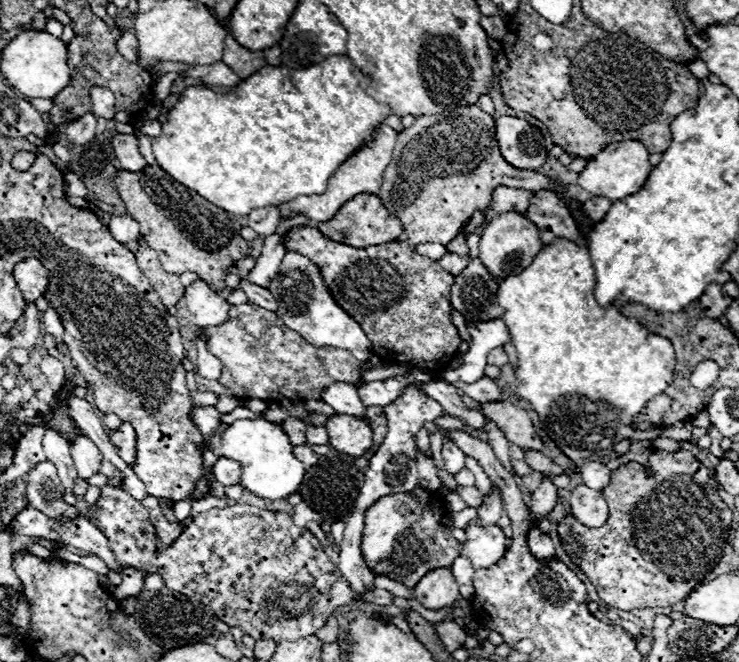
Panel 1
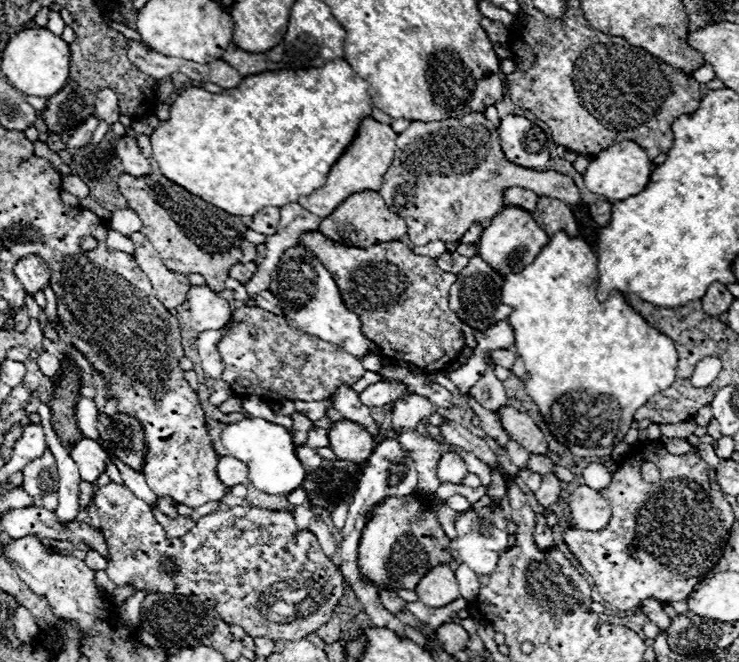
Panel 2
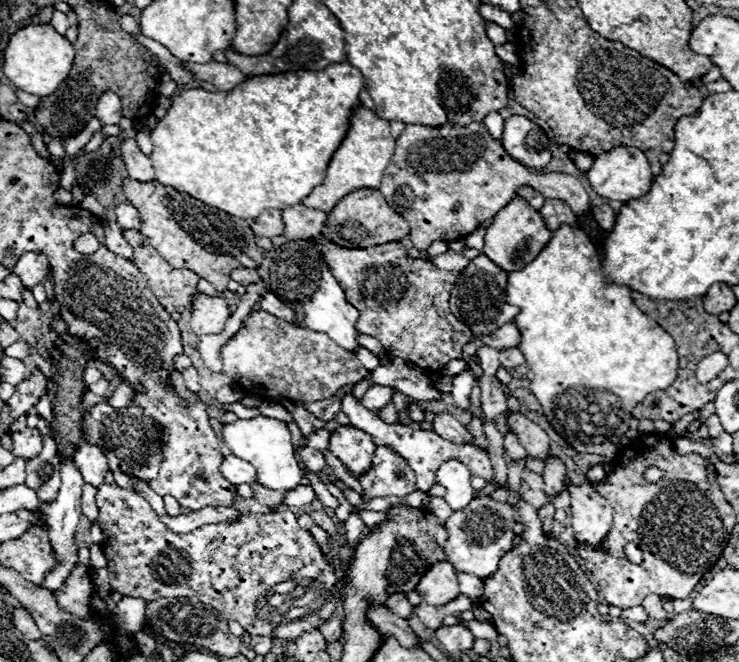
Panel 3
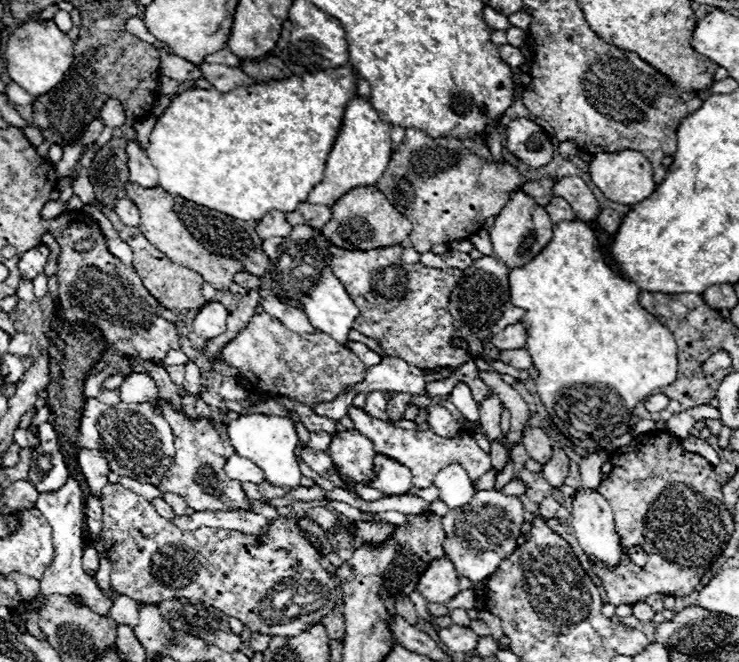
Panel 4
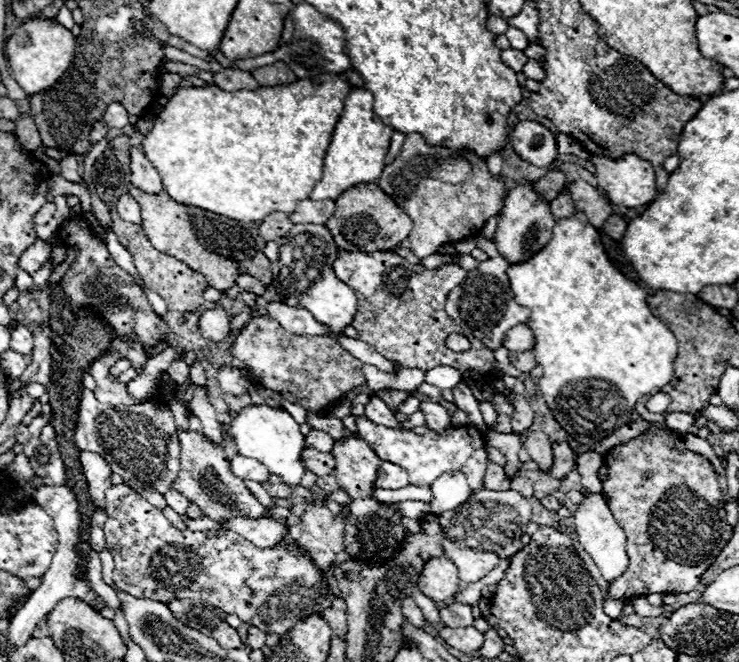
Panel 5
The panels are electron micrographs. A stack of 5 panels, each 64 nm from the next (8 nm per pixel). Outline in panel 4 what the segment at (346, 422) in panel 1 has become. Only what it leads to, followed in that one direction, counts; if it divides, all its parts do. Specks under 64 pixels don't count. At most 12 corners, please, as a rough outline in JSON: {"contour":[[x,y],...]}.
{"contour":[[360,432],[334,434],[328,454],[348,482],[372,480],[376,452]]}

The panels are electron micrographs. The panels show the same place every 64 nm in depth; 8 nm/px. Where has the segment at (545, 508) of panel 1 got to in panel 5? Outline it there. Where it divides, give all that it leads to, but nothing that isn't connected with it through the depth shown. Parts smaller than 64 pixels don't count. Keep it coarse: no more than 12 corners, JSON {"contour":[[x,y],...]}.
{"contour":[[554,442],[552,478],[564,478],[576,466],[568,442]]}

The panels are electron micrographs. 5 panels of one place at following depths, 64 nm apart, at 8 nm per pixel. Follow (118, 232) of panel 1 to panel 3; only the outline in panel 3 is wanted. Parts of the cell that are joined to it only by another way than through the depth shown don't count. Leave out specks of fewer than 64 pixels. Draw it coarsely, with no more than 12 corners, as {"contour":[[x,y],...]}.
{"contour":[[130,202],[116,206],[116,224],[138,230],[140,216]]}

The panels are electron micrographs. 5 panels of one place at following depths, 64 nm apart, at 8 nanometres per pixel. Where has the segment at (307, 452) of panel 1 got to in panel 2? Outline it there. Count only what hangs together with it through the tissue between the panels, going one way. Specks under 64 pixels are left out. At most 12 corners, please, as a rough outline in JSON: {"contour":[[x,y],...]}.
{"contour":[[298,446],[296,456],[310,470],[320,468],[322,458],[314,448]]}

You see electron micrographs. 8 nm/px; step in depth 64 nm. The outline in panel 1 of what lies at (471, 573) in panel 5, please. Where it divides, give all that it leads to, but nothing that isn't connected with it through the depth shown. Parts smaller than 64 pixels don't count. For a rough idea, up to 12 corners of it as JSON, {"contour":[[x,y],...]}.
{"contour":[[466,526],[460,554],[472,566],[490,568],[506,552],[500,526]]}

